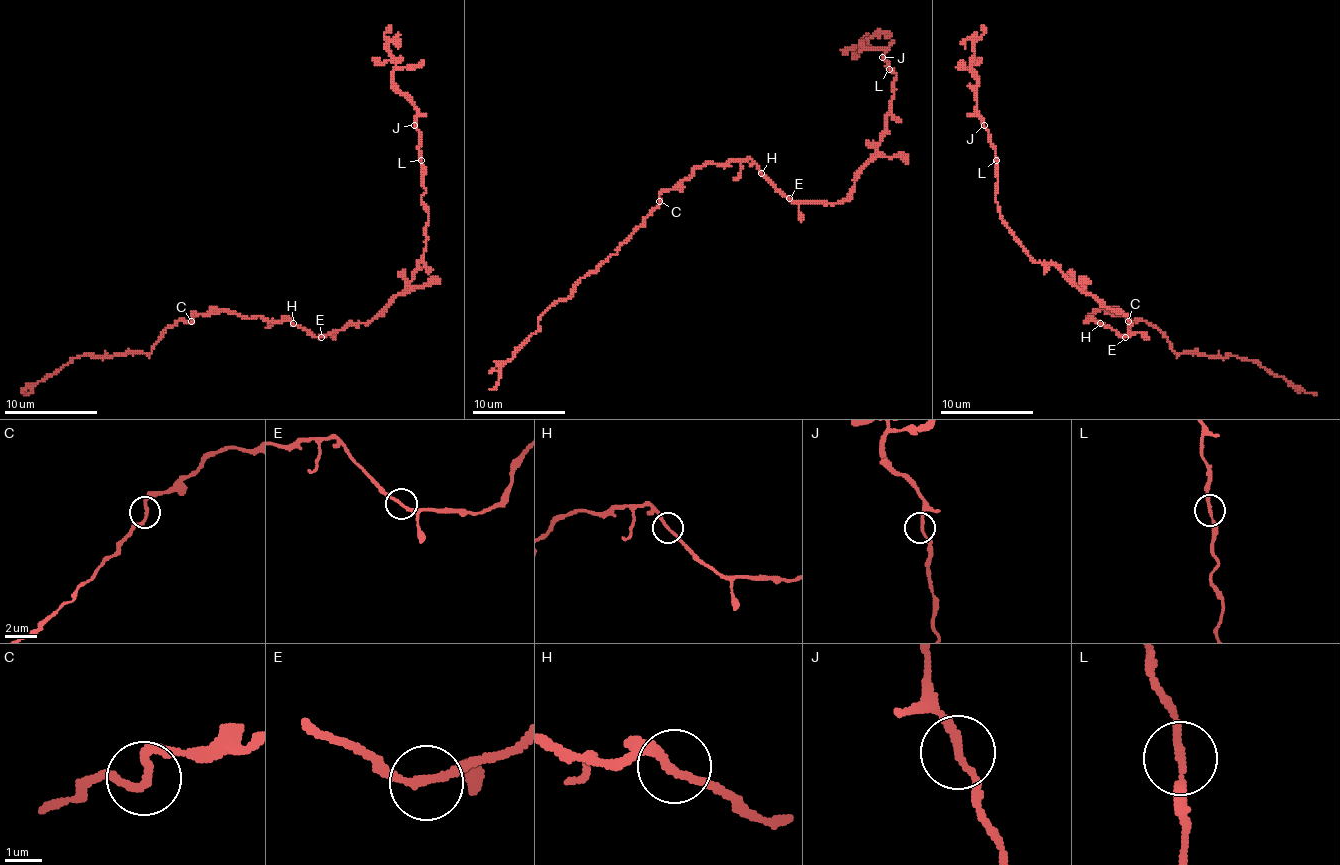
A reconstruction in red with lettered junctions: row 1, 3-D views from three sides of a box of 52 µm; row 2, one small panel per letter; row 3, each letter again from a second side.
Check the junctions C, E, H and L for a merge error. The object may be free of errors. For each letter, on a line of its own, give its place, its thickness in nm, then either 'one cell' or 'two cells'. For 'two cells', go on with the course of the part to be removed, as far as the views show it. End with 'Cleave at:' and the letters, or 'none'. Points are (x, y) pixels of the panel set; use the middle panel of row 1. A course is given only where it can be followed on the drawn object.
C: at (659, 201); 200 nm thick; one cell
E: at (789, 198); 190 nm thick; one cell
H: at (761, 173); 190 nm thick; one cell
L: at (889, 69); 200 nm thick; one cell
Cleave at: none

